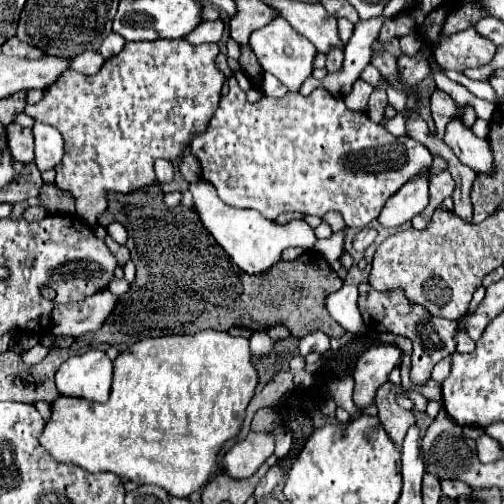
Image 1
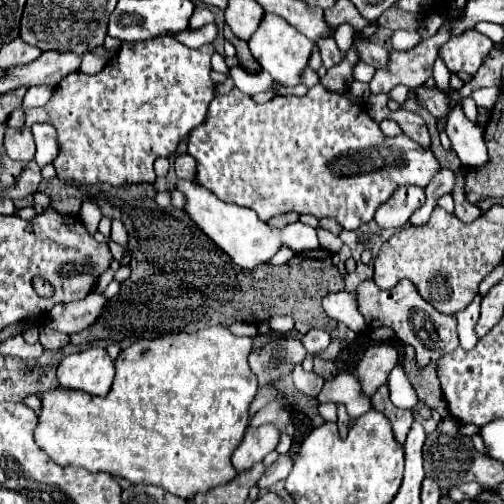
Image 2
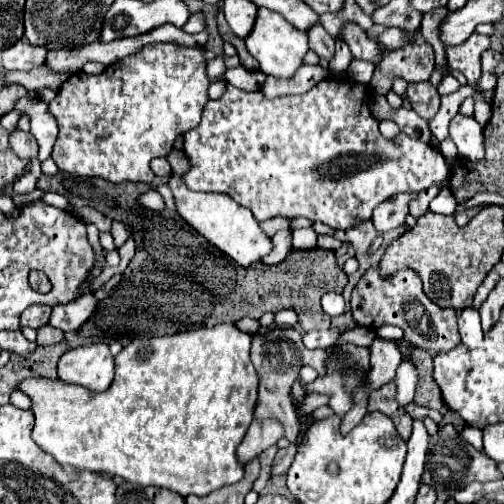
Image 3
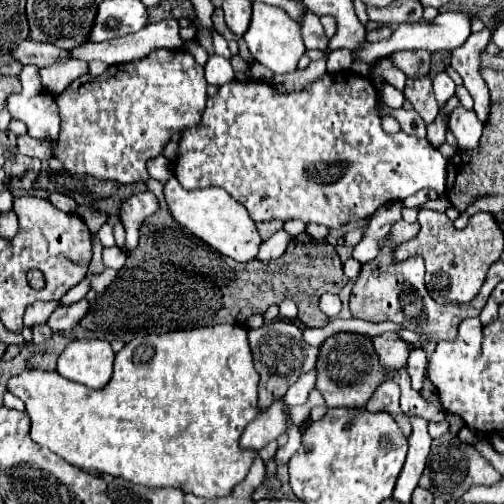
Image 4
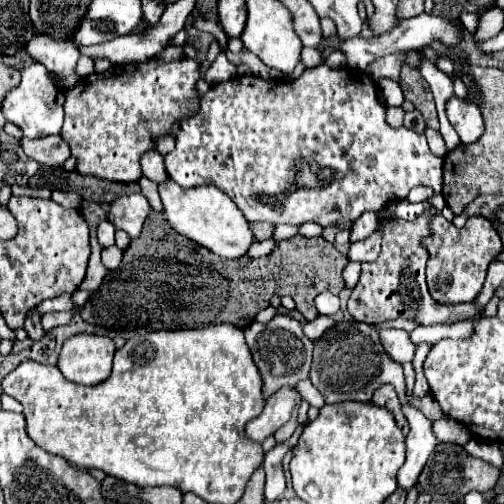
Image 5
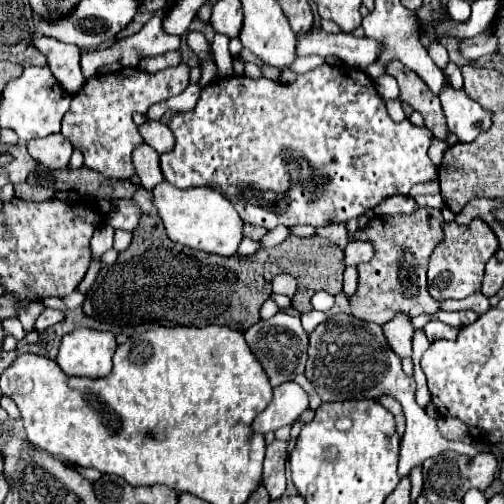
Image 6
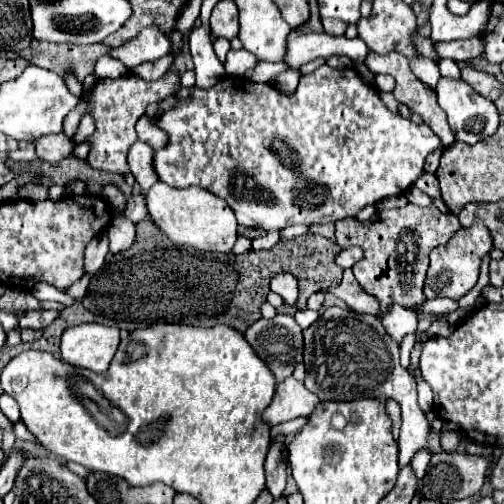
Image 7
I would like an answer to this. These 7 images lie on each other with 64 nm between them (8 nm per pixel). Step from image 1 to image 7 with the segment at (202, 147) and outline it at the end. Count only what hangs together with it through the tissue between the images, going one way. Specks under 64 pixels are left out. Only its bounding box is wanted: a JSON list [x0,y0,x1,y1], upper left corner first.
[154,64,444,230]

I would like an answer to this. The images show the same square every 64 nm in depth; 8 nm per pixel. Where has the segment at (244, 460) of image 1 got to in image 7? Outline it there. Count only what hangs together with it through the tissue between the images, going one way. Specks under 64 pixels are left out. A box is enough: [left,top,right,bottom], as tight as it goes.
[262,378,320,428]

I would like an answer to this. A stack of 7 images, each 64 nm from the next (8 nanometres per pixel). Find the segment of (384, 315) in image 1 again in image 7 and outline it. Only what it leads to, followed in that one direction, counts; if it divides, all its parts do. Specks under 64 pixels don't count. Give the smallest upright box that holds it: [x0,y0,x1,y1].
[336,204,460,320]

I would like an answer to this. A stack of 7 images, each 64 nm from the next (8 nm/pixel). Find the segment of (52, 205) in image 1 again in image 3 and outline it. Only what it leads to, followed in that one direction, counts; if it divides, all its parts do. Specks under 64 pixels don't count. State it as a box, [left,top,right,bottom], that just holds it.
[38,172,346,346]

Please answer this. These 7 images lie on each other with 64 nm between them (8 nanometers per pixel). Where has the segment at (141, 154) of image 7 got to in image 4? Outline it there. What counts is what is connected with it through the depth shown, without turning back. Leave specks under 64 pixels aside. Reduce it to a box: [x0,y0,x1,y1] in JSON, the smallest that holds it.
[148,156,172,182]

